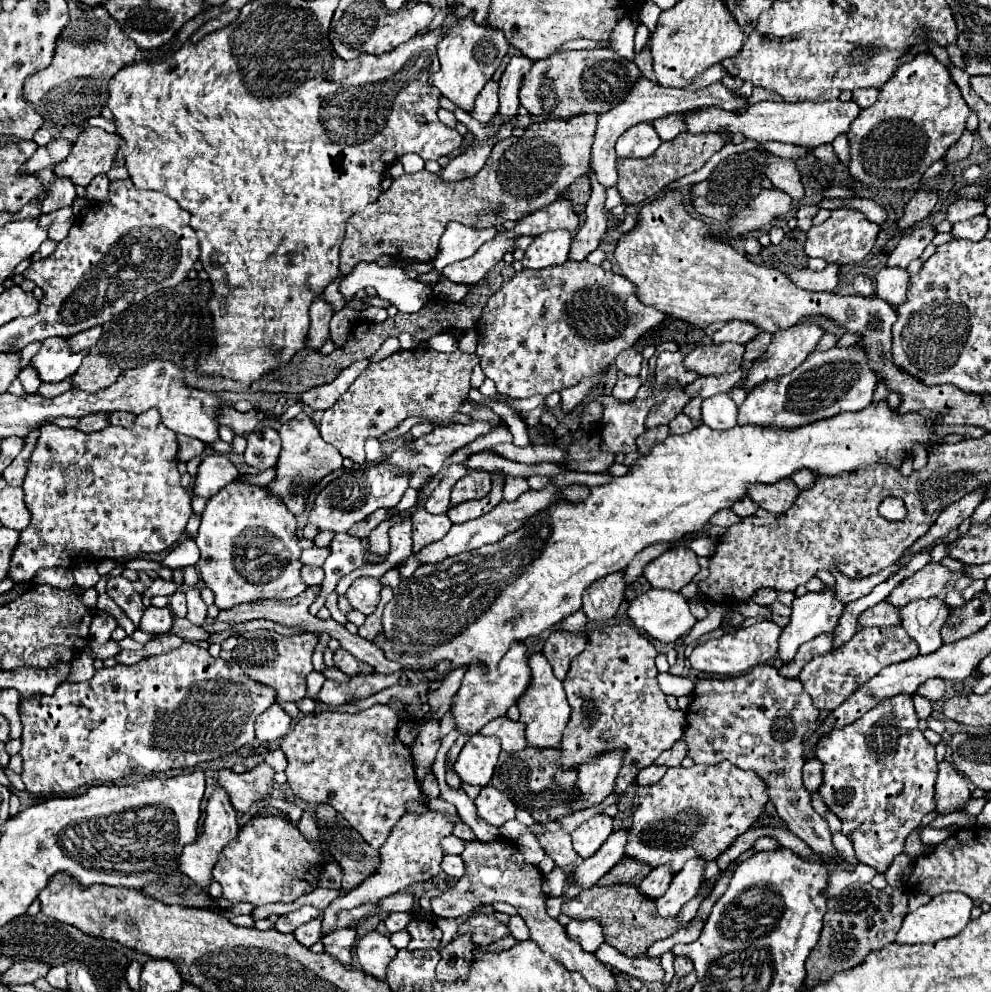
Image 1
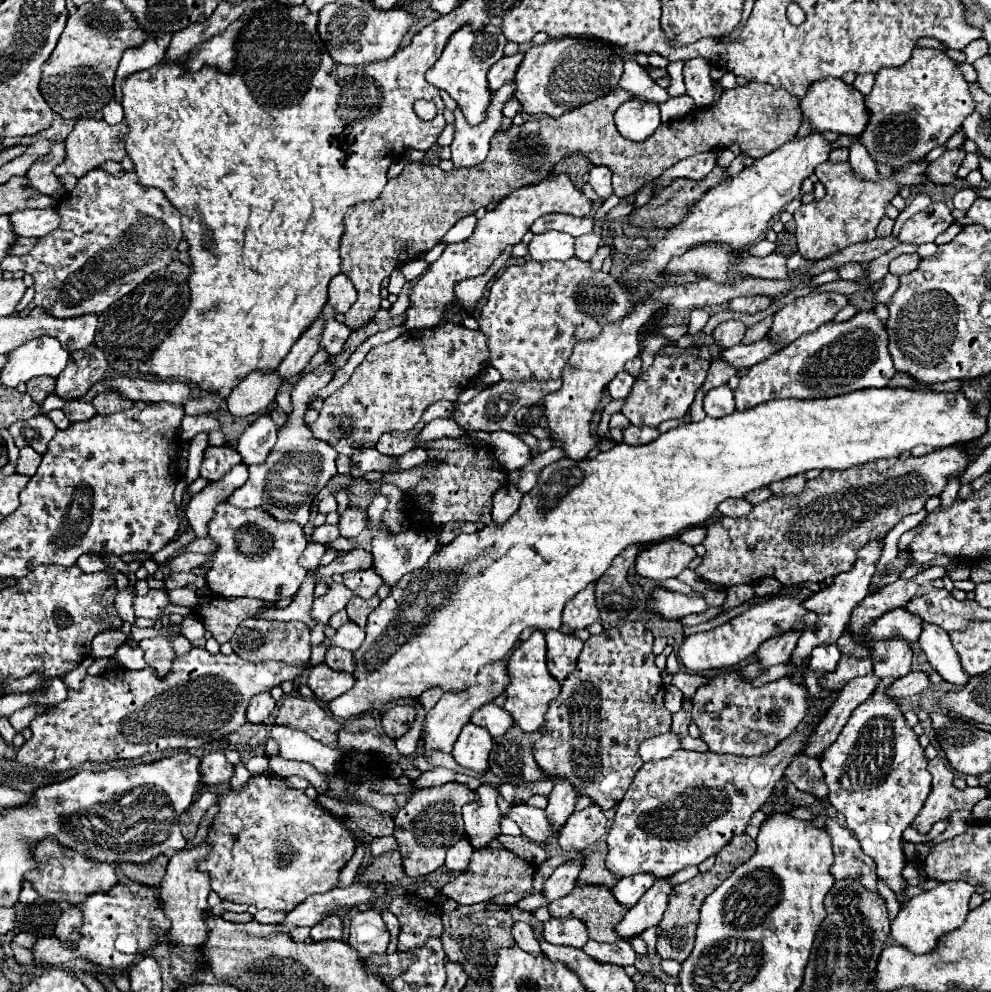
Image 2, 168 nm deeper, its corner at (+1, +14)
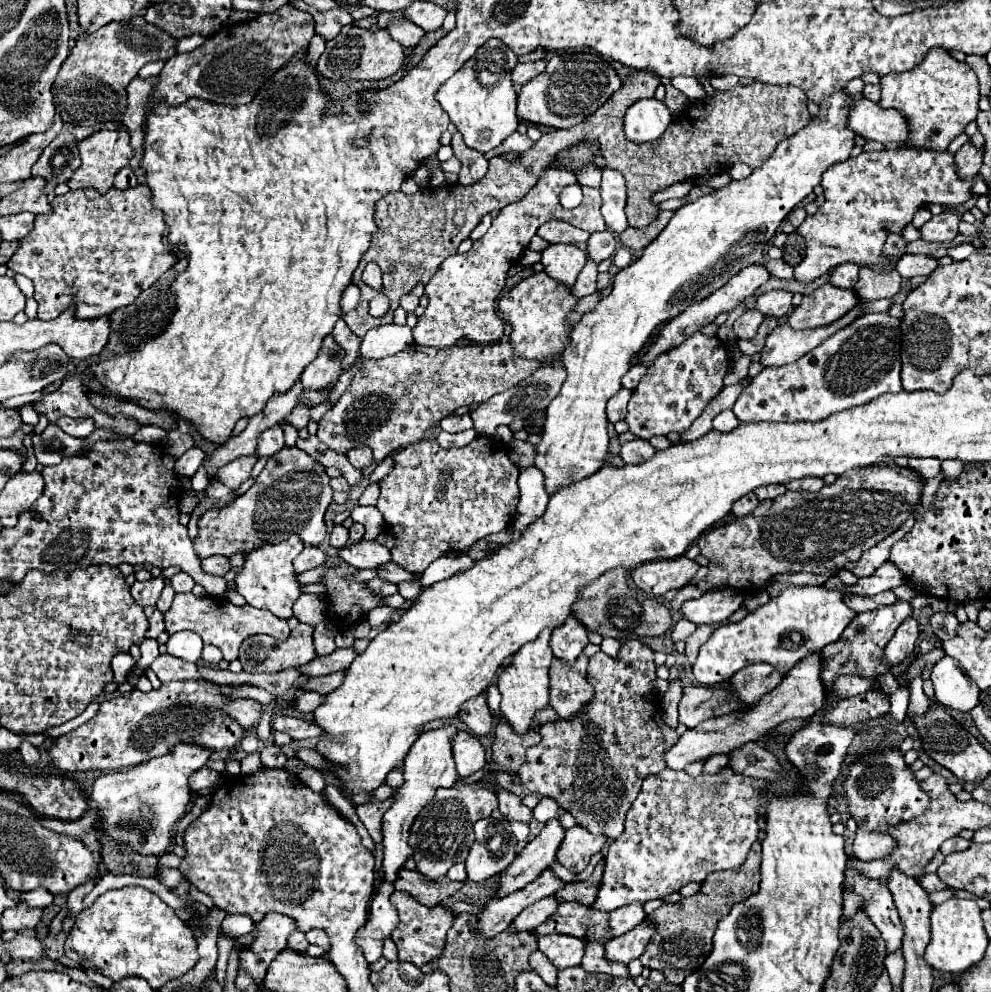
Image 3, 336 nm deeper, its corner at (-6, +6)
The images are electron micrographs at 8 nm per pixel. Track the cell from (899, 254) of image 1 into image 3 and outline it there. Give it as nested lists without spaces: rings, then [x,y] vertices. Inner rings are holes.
[[[945,210],[945,212],[933,216],[927,224],[923,224],[921,238],[929,240],[929,242],[945,242],[959,234],[957,226],[959,226],[959,216]]]

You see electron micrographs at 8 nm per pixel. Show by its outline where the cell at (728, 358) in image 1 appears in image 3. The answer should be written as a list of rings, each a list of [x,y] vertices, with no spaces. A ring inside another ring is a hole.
[[[755,308],[745,310],[745,312],[735,320],[735,326],[733,326],[737,338],[751,338],[751,336],[755,336],[761,320],[763,320],[763,314],[761,314],[759,310],[755,310]]]

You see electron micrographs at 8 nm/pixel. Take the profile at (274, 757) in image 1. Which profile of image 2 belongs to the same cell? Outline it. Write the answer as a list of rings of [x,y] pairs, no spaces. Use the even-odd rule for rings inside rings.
[[[274,724],[270,736],[280,746],[280,752],[278,752],[280,758],[310,762],[320,772],[334,772],[342,758],[340,752],[322,746],[320,742],[310,738],[306,732],[298,732],[298,730],[290,730],[286,726]]]

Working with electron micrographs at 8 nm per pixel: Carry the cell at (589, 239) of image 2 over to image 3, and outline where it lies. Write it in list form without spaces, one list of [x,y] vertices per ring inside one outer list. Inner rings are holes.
[[[587,260],[587,264],[585,264],[585,268],[581,270],[581,274],[579,274],[575,286],[571,288],[571,294],[573,294],[575,298],[585,298],[585,296],[593,294],[593,292],[597,290],[597,288],[595,288],[597,274],[599,274],[599,272],[597,272],[597,264],[595,264],[593,260]]]

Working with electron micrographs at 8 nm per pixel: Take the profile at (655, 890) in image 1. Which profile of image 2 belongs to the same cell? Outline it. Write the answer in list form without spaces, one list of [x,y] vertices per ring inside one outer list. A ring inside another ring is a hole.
[[[634,874],[634,876],[626,876],[622,878],[616,886],[614,886],[614,896],[620,904],[624,906],[634,906],[640,896],[654,884],[654,874]]]

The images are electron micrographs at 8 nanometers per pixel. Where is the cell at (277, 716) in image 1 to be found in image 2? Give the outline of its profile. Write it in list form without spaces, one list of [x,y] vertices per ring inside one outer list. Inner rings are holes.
[[[264,692],[264,694],[256,694],[256,698],[252,698],[248,710],[246,710],[246,716],[248,716],[248,722],[252,724],[262,724],[266,722],[274,710],[276,710],[276,700],[270,696],[270,692]]]

